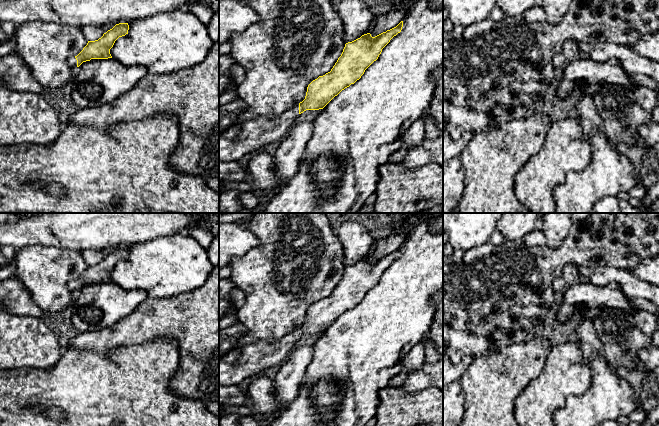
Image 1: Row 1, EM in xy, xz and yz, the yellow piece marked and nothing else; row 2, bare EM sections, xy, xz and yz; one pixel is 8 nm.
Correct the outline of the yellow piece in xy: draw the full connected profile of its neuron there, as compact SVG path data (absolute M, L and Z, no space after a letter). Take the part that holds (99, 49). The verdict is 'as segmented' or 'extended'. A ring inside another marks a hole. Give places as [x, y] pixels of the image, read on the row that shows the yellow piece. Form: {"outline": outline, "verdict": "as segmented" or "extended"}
{"outline": "M128 23L116 24L112 29L103 34L101 38L95 41L88 41L83 50L75 57L70 57L68 63L71 67L77 68L83 62L91 59L108 59L112 58L110 49L115 41L128 34Z", "verdict": "extended"}

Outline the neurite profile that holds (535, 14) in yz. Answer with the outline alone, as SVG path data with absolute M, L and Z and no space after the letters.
M533 6L532 8L526 10L522 17L530 22L545 22L545 12L543 6Z

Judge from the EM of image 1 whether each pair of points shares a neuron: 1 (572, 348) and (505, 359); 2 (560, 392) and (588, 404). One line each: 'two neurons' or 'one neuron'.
1: two neurons
2: two neurons

